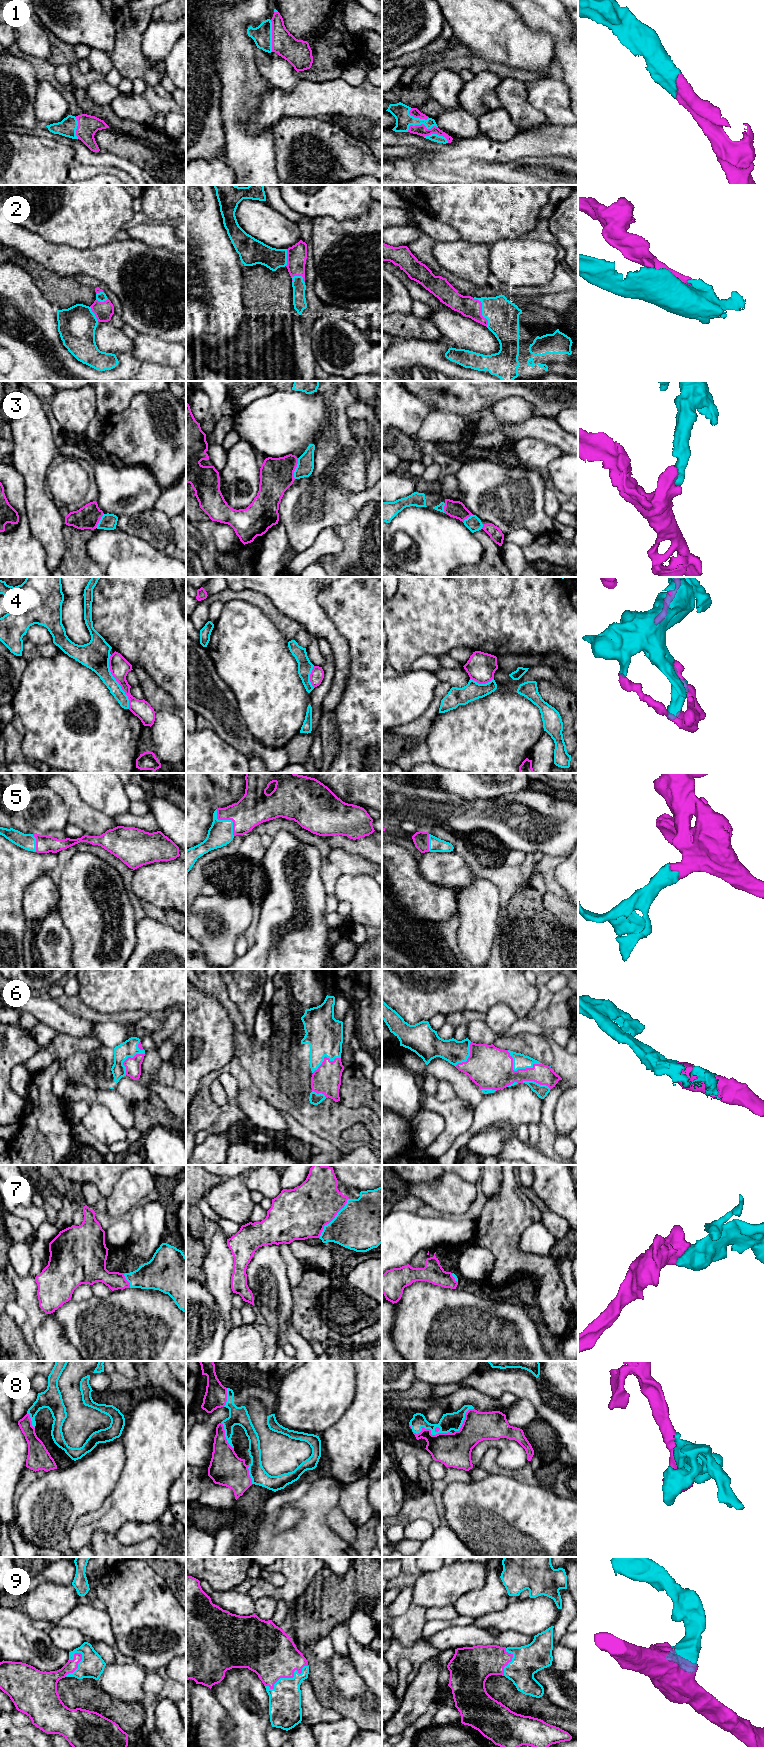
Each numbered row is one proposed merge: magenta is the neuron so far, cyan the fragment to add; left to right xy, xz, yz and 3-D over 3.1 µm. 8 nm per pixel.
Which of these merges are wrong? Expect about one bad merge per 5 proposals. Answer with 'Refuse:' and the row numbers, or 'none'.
Refuse: 4

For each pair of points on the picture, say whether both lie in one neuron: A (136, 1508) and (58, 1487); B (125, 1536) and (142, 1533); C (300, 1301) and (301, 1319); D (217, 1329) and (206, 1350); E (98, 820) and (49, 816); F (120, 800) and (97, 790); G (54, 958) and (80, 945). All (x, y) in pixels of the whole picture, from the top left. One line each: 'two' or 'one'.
A: two
B: one
C: one
D: one
E: two
F: one
G: two

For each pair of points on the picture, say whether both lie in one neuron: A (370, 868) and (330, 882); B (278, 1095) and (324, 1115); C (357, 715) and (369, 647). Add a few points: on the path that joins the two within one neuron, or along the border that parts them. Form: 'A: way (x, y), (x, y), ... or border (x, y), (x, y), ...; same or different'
A: way (359, 867), (341, 867), (337, 871); same
B: way (289, 1106), (298, 1112), (313, 1115); same
C: way (369, 698), (369, 664); same

